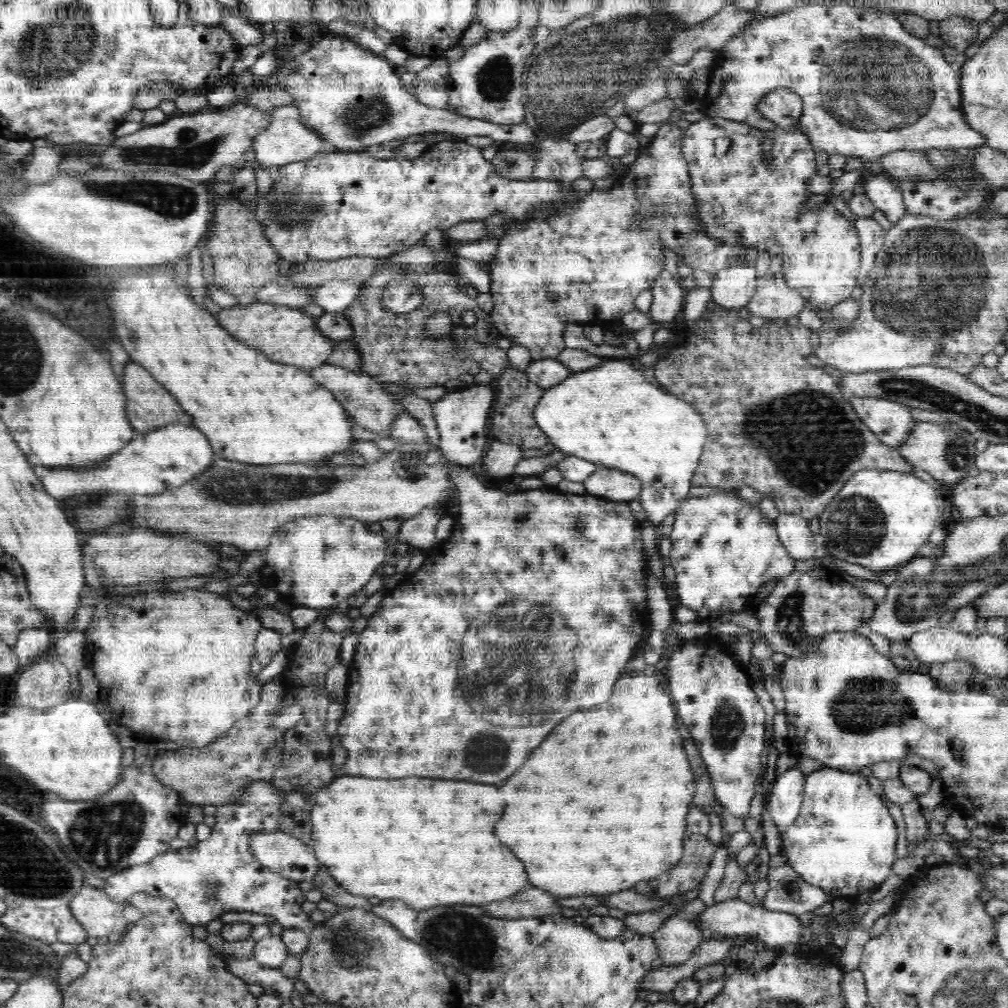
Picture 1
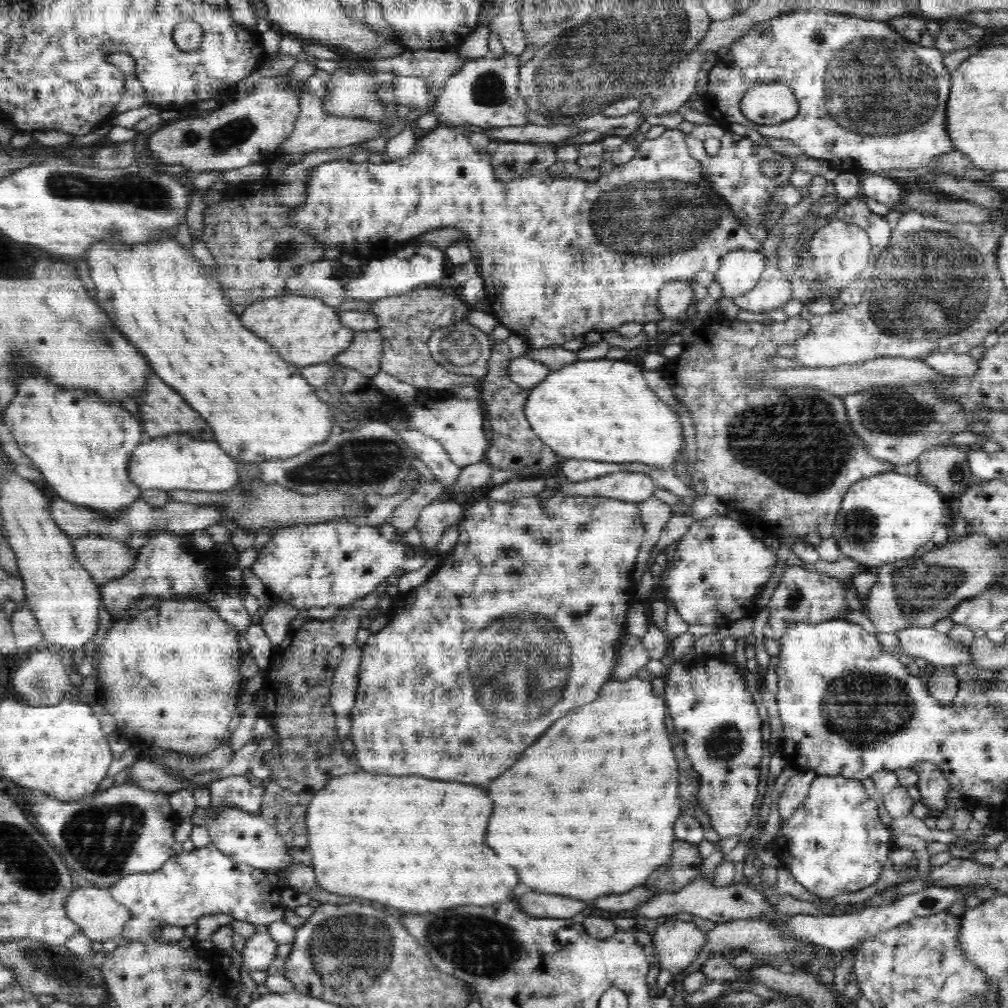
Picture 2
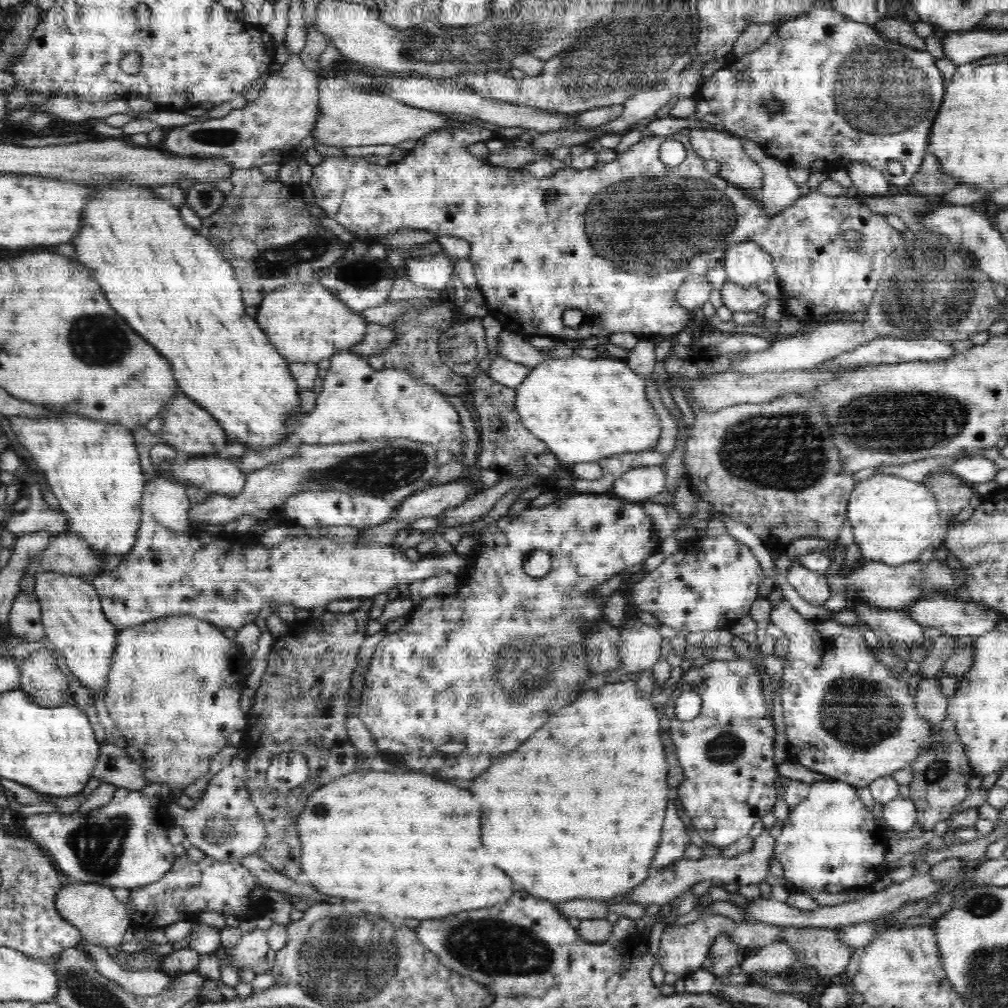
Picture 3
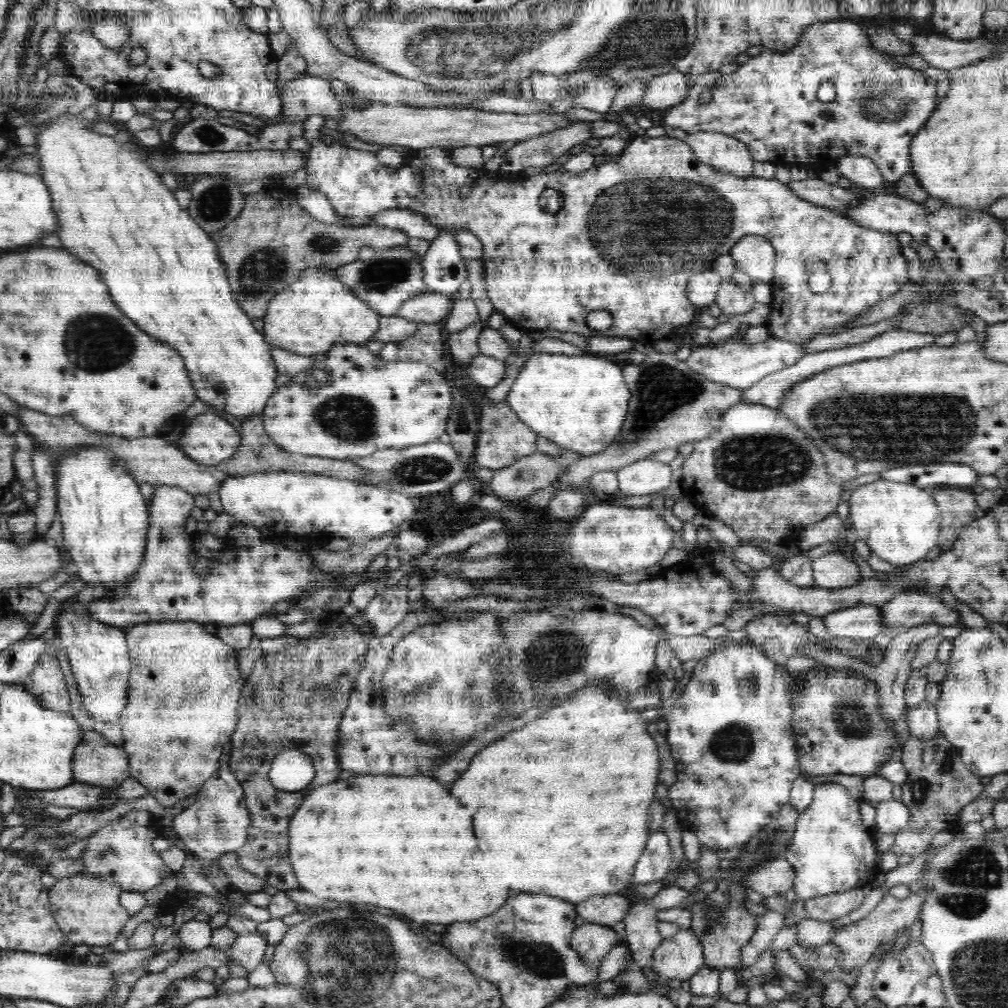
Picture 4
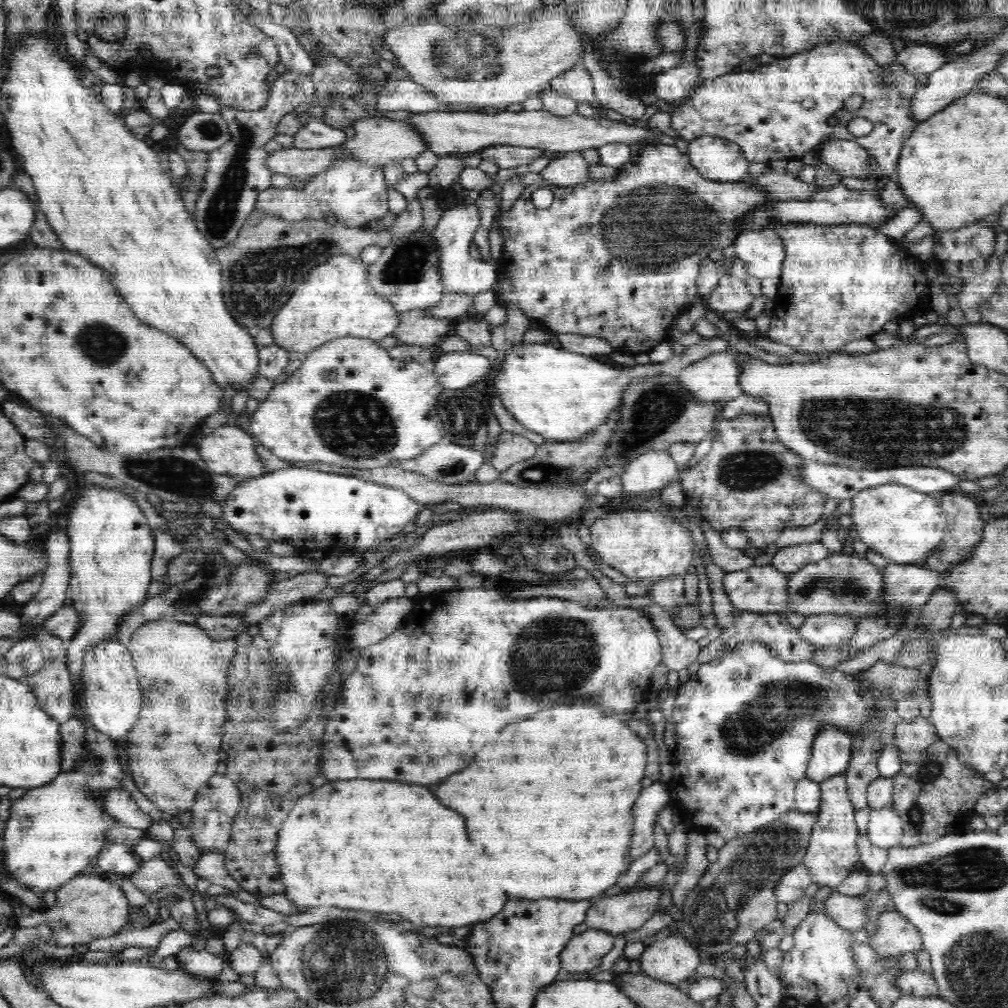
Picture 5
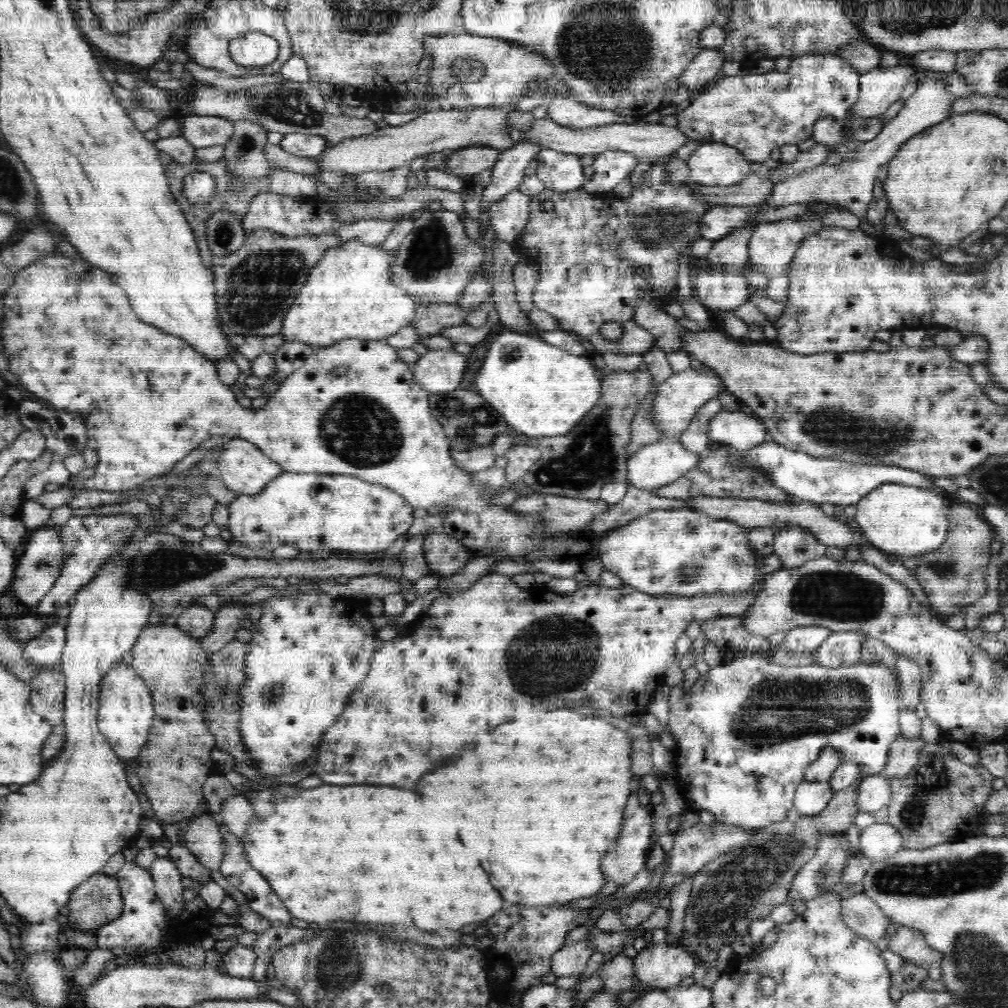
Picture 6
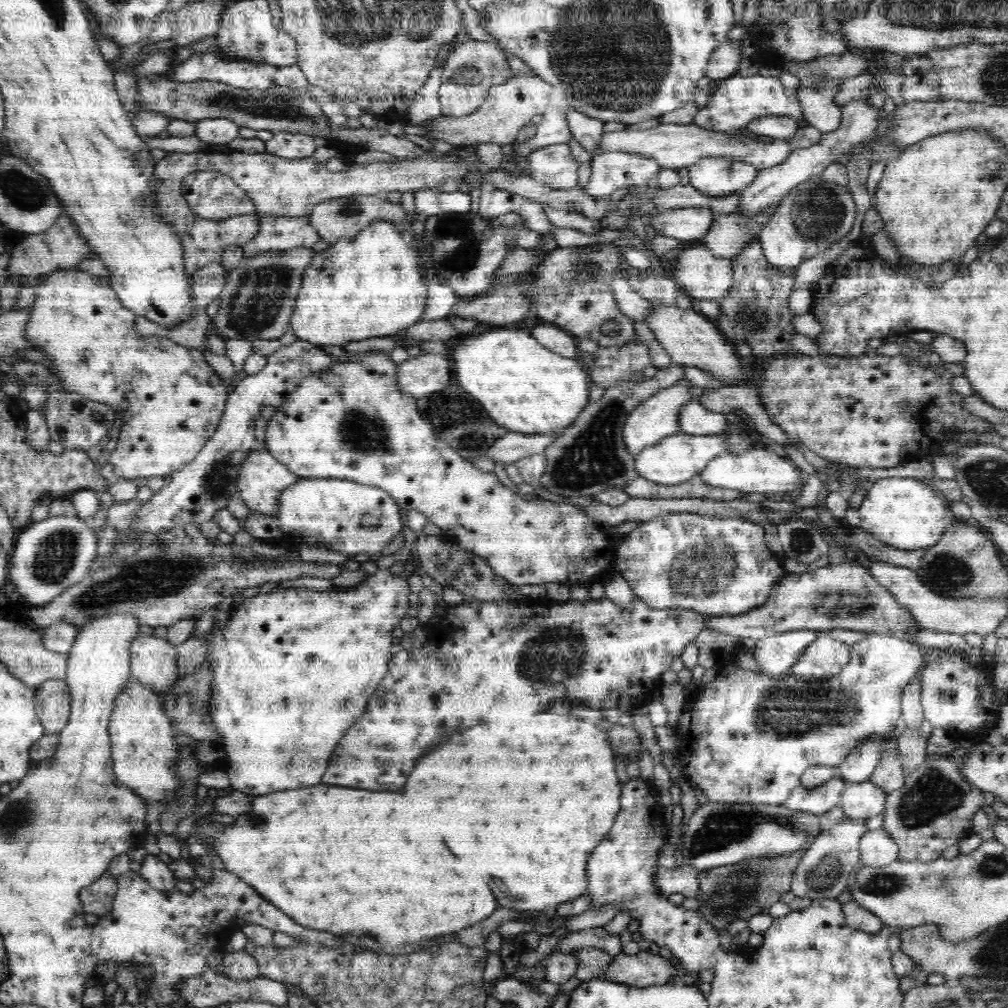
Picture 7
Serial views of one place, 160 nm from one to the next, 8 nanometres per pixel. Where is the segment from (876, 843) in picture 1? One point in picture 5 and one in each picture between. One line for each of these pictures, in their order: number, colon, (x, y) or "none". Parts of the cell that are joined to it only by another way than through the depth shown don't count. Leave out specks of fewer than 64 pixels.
2: (835, 843)
3: (827, 843)
4: (830, 851)
5: (831, 854)

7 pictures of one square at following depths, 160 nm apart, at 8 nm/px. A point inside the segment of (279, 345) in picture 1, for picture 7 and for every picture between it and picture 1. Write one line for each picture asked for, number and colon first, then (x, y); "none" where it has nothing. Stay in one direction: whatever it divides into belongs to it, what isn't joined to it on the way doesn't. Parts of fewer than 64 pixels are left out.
2: (304, 331)
3: (305, 322)
4: (315, 313)
5: (334, 302)
6: (348, 294)
7: (373, 285)

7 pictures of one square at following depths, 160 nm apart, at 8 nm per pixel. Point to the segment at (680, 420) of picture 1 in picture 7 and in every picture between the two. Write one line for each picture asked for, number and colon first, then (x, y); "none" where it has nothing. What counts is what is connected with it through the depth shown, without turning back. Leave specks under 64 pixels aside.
2: (603, 409)
3: (583, 409)
4: (581, 402)
5: (564, 396)
6: (541, 390)
7: (524, 386)

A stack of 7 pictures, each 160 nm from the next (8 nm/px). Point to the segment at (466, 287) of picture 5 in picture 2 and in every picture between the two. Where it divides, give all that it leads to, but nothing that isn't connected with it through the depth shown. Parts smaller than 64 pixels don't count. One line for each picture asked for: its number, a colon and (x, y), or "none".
2: (414, 264)
3: (434, 271)
4: (445, 270)

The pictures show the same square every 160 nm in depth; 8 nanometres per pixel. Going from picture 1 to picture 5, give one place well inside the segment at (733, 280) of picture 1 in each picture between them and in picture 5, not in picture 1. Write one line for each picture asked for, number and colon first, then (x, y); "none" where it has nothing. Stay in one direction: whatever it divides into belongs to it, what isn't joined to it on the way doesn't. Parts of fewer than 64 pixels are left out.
2: (739, 272)
3: (746, 264)
4: (755, 256)
5: (762, 251)

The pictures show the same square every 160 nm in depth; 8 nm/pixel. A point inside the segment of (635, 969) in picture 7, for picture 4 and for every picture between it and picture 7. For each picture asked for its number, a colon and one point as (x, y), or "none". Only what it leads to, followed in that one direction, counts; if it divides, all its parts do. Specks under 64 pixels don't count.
4: (680, 956)
5: (670, 960)
6: (660, 966)

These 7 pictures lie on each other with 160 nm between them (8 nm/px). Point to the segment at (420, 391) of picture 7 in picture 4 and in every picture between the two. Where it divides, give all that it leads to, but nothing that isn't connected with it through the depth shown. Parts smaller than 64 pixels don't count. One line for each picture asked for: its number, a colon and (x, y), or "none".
4: (485, 371)
5: (455, 370)
6: (437, 371)

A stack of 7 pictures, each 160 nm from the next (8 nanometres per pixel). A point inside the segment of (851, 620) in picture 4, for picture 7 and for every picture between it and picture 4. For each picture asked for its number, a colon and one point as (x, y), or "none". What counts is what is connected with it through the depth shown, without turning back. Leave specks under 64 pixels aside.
5: (823, 630)
6: (799, 640)
7: (774, 655)

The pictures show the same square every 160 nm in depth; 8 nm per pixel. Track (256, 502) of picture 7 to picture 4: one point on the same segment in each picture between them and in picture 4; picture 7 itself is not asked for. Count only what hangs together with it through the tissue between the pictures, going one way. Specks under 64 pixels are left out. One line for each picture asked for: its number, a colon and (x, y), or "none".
4: (211, 439)
5: (230, 451)
6: (245, 469)

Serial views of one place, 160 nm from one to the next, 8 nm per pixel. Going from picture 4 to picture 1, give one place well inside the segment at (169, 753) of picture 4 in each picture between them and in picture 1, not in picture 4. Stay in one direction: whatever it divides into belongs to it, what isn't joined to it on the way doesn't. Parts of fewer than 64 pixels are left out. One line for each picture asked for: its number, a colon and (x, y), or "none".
1: (176, 667)
2: (170, 674)
3: (166, 680)

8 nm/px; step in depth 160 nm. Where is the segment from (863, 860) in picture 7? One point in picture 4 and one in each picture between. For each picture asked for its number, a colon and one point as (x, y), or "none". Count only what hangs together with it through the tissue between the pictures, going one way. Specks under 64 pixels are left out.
4: (892, 816)
5: (884, 830)
6: (878, 841)

